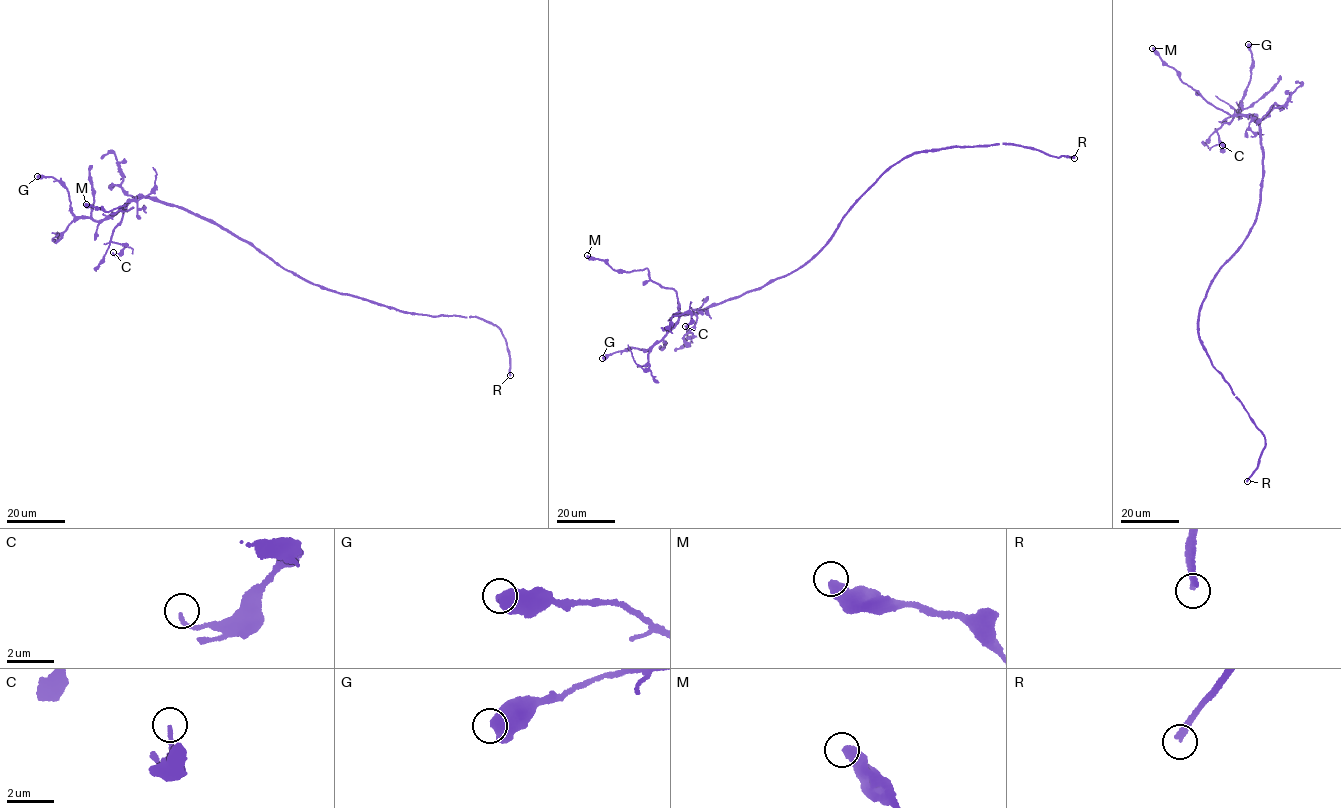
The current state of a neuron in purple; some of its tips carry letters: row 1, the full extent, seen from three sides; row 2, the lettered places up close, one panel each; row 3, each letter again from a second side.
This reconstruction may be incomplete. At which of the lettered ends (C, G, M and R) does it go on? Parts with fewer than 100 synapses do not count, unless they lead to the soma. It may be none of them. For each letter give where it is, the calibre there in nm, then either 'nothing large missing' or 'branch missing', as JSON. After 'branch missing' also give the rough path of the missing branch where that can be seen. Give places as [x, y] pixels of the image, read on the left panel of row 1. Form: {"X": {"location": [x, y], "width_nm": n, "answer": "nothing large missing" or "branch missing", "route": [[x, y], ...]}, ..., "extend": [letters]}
{"C": {"location": [113, 252], "width_nm": 160, "answer": "nothing large missing"}, "G": {"location": [37, 176], "width_nm": 700, "answer": "nothing large missing"}, "M": {"location": [86, 204], "width_nm": 500, "answer": "nothing large missing"}, "R": {"location": [510, 375], "width_nm": 260, "answer": "branch missing"}, "extend": ["R"]}

